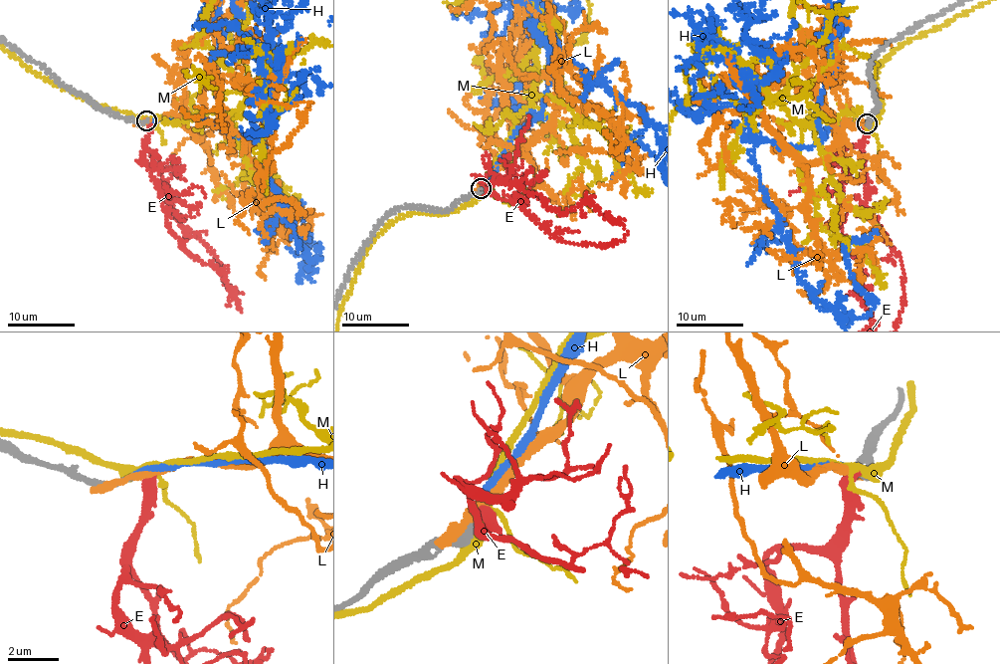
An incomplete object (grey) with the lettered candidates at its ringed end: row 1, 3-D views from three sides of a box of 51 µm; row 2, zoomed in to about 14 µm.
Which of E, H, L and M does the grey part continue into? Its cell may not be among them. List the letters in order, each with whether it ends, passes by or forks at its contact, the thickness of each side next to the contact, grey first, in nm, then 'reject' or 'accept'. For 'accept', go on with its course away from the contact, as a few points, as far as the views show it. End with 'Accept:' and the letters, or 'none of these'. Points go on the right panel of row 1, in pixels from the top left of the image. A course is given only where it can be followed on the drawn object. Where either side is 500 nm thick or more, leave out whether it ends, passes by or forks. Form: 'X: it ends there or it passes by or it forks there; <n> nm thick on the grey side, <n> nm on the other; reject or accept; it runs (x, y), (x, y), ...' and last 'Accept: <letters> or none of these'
E: it ends there; 240 nm thick on the grey side, 480 nm on the other; reject
H: it ends there; 280 nm thick on the grey side, 240 nm on the other; accept
L: it ends there; 300 nm thick on the grey side, 400 nm on the other; reject
M: it passes by; 360 nm thick on the grey side, 400 nm on the other; reject
Accept: H

